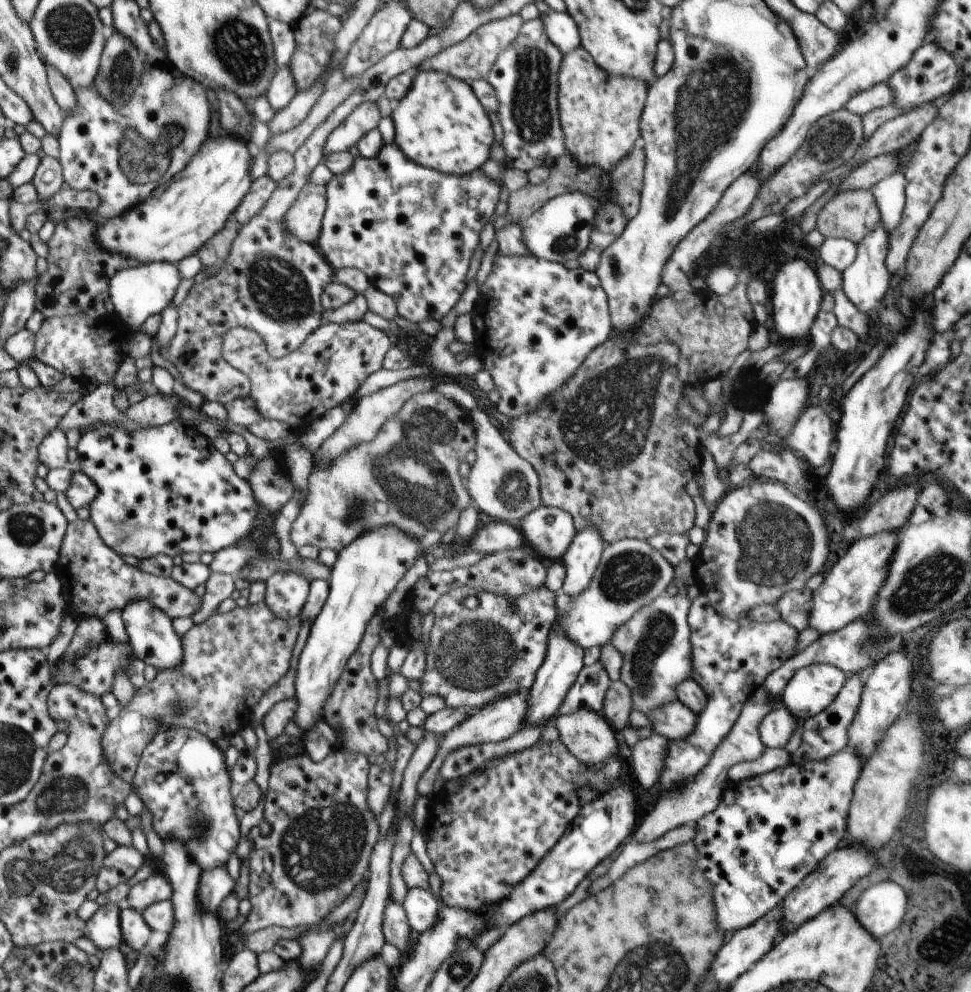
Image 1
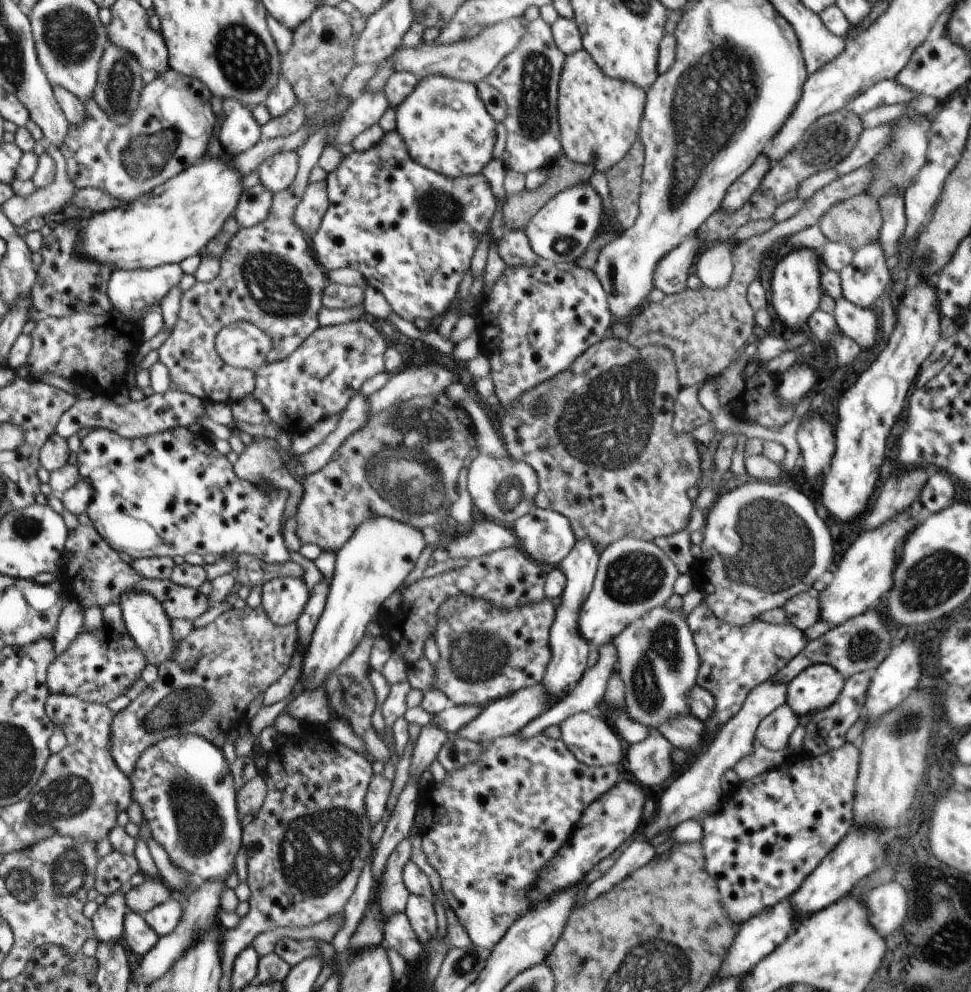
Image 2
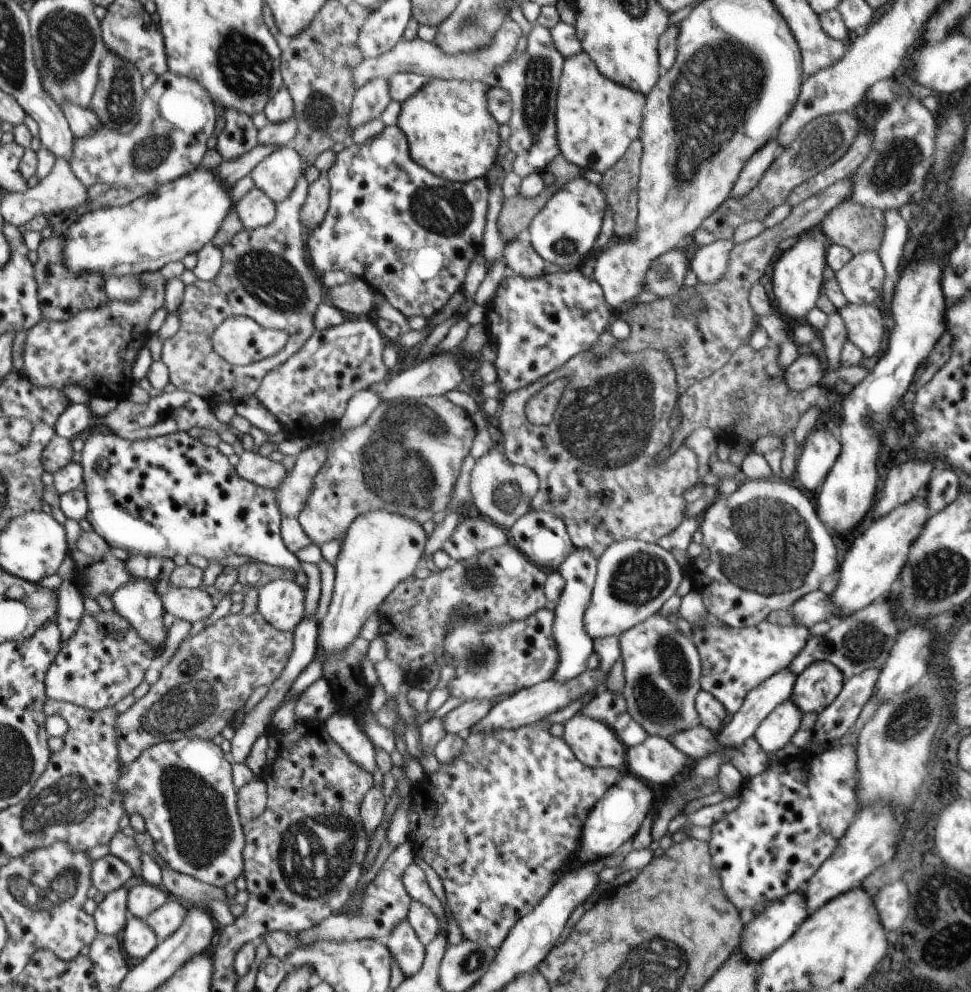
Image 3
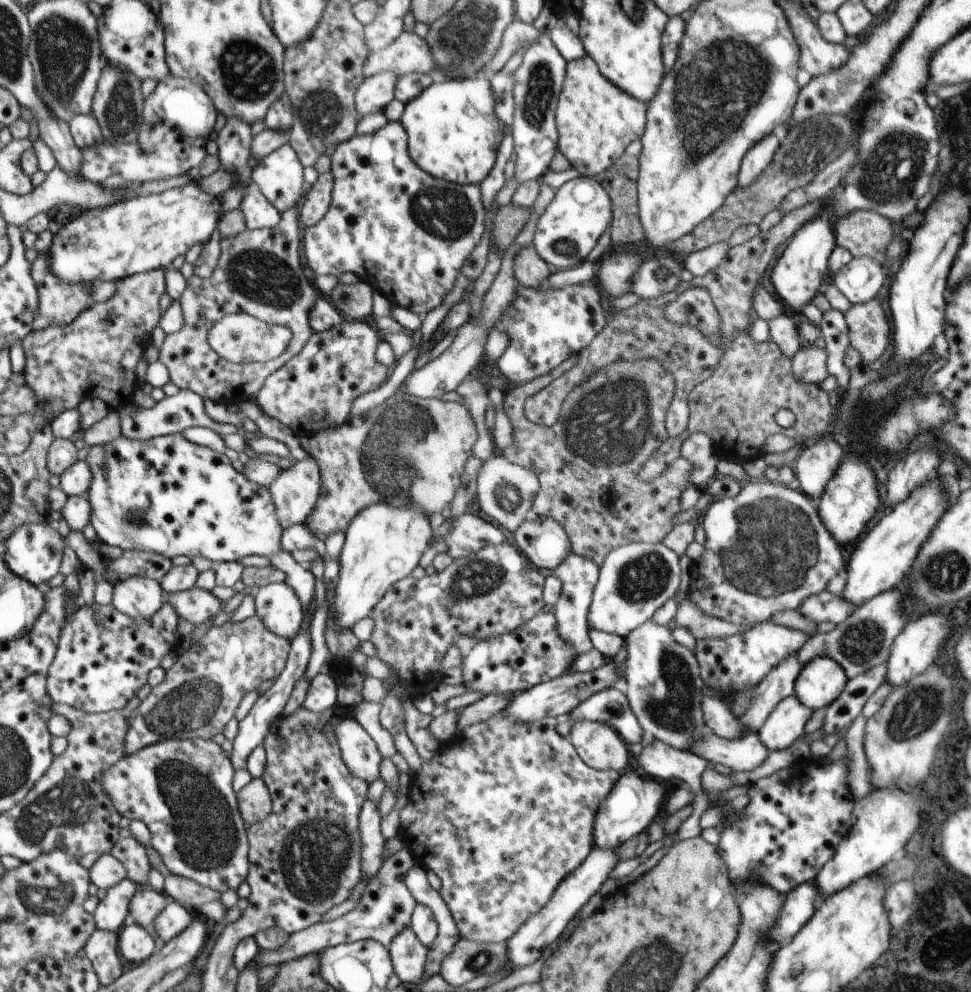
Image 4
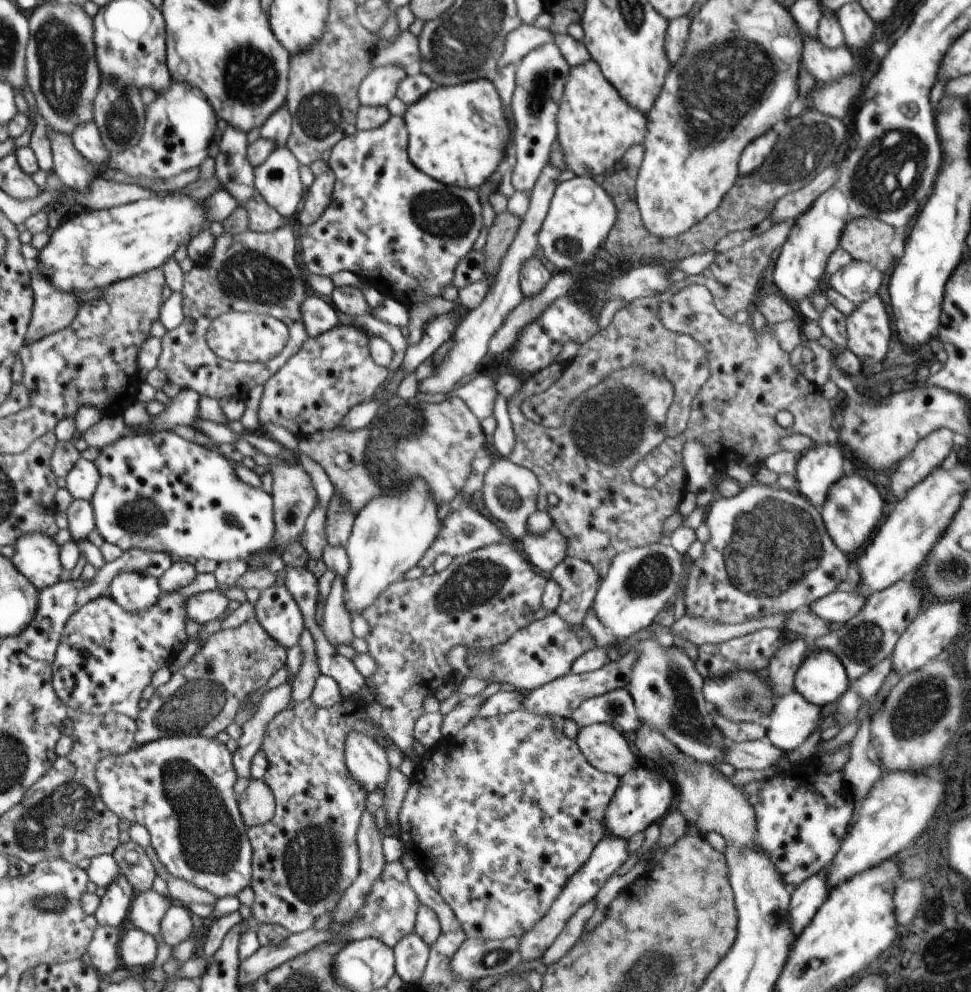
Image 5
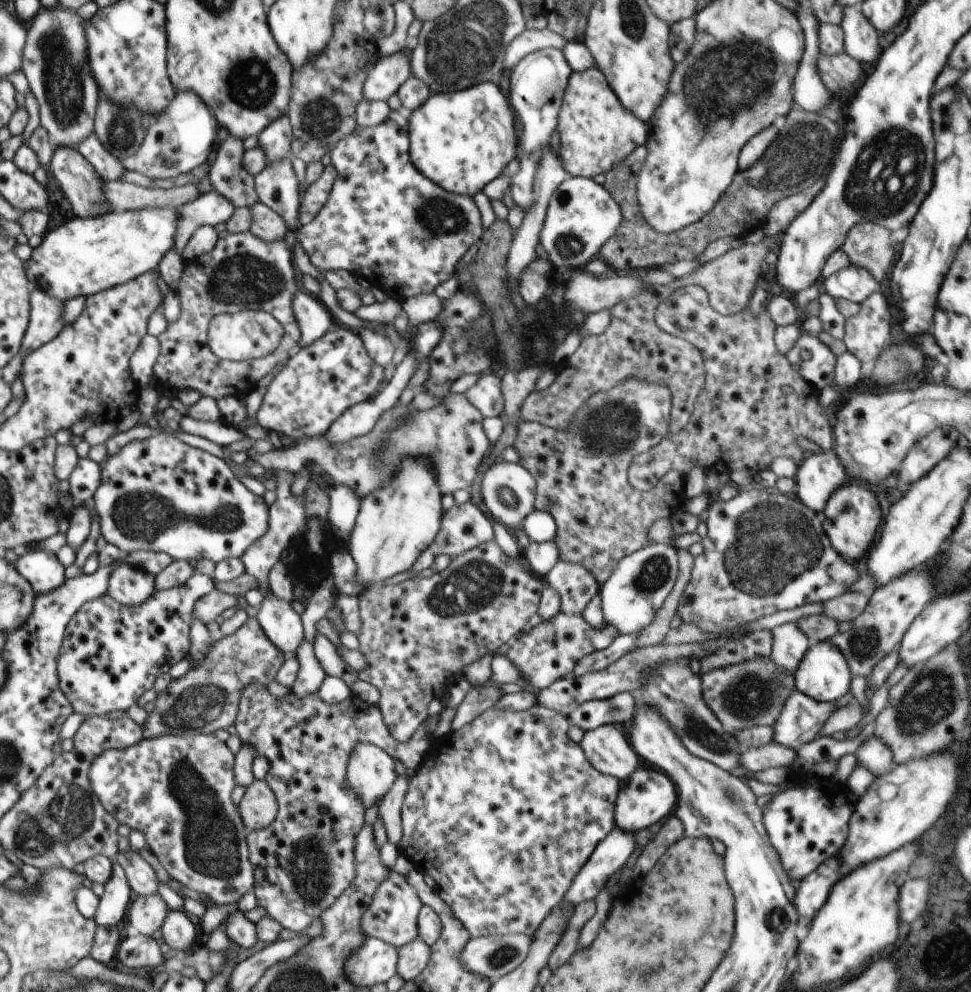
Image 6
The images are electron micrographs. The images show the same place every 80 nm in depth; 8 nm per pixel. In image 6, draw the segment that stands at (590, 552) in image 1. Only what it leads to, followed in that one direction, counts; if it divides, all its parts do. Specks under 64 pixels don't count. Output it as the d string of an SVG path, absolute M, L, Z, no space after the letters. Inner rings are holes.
M559 561L543 580L560 594L560 610L566 614L582 615L600 588L592 572L574 562Z

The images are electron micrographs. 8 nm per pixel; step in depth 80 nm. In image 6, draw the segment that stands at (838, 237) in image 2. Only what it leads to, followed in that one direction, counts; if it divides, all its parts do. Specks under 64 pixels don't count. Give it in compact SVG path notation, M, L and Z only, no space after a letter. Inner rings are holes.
M863 222L850 229L841 249L848 255L852 265L871 272L880 283L888 276L888 272L890 272L890 268L892 268L899 253L899 248L890 240L890 233L884 225Z

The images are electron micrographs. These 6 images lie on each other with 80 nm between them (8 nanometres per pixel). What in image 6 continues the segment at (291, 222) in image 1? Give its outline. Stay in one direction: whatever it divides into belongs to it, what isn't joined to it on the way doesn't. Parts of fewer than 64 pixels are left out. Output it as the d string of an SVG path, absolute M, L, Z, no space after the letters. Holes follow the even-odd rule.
M330 164L326 166L322 172L322 176L312 182L304 192L302 200L300 200L299 208L299 225L306 225L312 222L318 215L318 212L322 210L324 204L328 202L330 198L330 192L332 191L334 182L336 181L337 172Z

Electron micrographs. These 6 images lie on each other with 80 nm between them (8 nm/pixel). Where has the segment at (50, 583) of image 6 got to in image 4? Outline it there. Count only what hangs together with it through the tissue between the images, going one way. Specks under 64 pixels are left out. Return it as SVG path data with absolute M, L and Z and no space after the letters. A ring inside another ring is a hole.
M47 519L46 522L30 523L18 527L4 543L7 550L3 559L9 565L10 570L36 586L46 587L48 580L54 578L60 570L67 540L57 532L56 524Z

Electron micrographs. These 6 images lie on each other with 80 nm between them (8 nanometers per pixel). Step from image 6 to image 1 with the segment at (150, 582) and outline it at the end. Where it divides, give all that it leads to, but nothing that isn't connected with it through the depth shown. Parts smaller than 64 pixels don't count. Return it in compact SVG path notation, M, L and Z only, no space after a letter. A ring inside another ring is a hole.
M134 600L122 610L122 620L128 632L133 656L159 670L172 670L183 660L182 637L174 632L173 620L161 612L150 600Z

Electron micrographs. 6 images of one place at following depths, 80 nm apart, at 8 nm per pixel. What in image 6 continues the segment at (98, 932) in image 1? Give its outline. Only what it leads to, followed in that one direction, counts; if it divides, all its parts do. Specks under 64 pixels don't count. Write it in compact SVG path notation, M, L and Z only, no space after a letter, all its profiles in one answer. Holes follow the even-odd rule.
M113 862L113 874L105 884L105 892L99 898L99 906L94 914L97 926L117 925L130 904L130 886L122 866Z

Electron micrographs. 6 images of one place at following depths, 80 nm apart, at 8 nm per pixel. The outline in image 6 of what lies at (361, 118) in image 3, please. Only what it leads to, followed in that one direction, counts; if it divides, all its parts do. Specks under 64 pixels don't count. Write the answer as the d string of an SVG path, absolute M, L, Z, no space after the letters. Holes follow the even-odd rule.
M399 51L382 58L368 72L362 96L364 100L387 102L390 96L397 94L400 86L411 76L411 60Z

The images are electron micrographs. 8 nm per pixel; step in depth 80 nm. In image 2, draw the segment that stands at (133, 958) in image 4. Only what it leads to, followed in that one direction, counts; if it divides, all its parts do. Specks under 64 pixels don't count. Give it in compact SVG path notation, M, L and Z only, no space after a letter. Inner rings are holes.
M130 911L125 916L123 933L126 944L138 956L144 956L159 941L156 931L145 918Z

